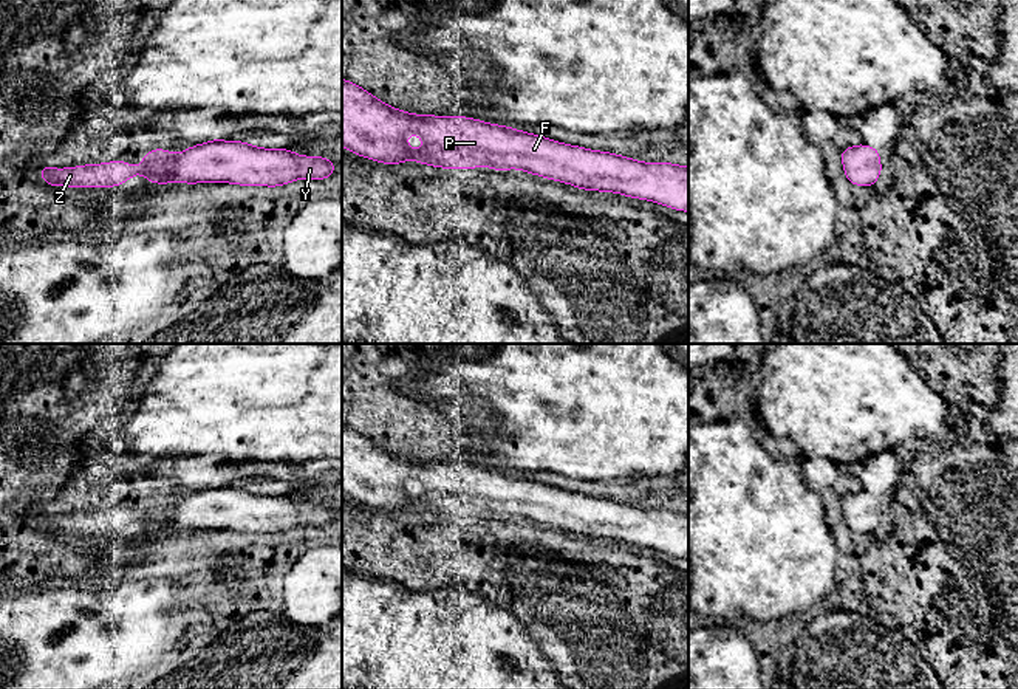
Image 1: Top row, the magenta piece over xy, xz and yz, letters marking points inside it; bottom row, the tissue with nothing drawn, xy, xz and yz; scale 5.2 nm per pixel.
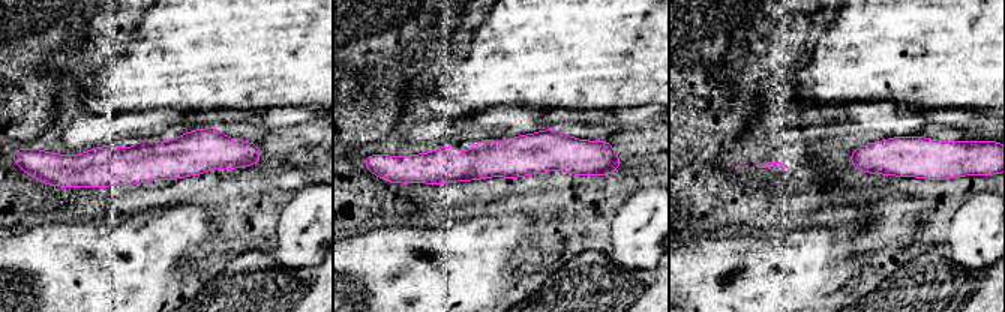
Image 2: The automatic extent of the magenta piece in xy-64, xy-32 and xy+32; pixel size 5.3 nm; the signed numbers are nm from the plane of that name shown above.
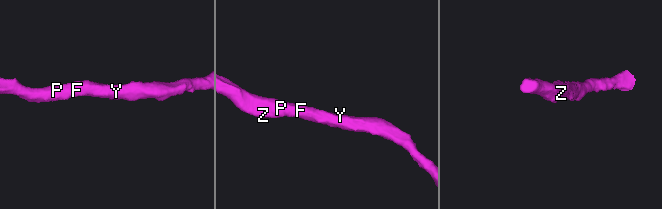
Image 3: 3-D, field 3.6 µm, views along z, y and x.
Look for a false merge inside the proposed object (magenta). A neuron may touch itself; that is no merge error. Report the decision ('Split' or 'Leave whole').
Leave whole

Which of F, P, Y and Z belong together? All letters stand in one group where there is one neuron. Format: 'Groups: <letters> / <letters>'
Groups: F P Y Z

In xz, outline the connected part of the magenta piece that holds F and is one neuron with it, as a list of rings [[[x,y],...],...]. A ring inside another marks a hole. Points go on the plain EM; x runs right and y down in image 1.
[[[343,424],[342,492],[391,514],[413,506],[438,516],[521,516],[586,539],[616,539],[688,559],[685,512],[641,509],[475,464],[412,461],[384,451]],[[408,480],[421,483],[422,499],[405,491]]]

